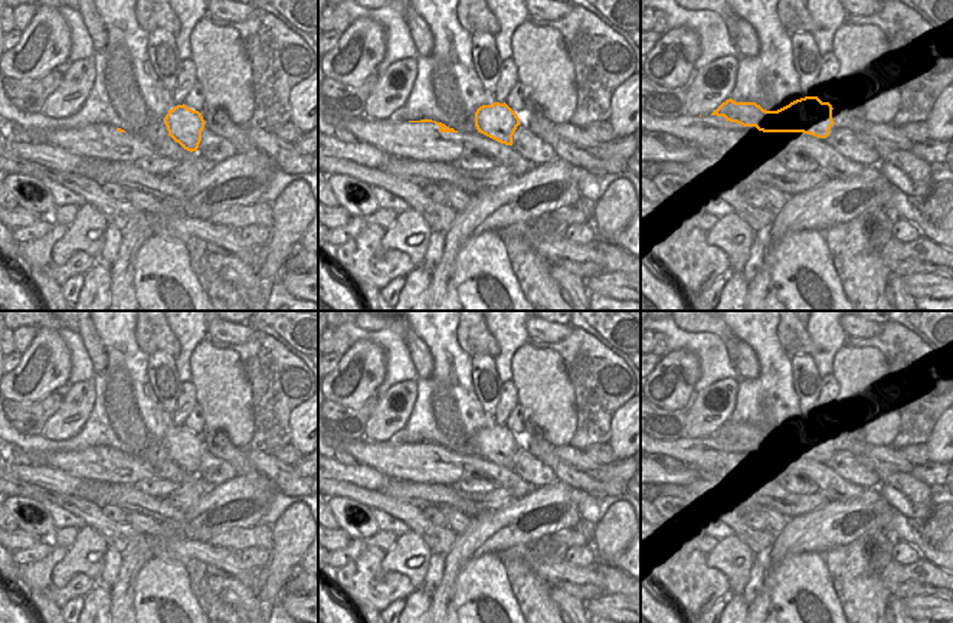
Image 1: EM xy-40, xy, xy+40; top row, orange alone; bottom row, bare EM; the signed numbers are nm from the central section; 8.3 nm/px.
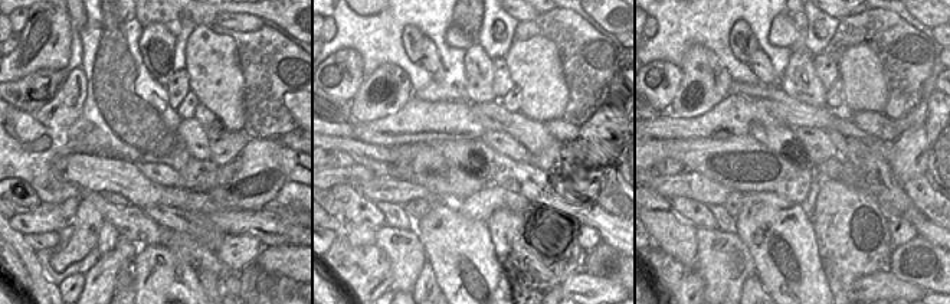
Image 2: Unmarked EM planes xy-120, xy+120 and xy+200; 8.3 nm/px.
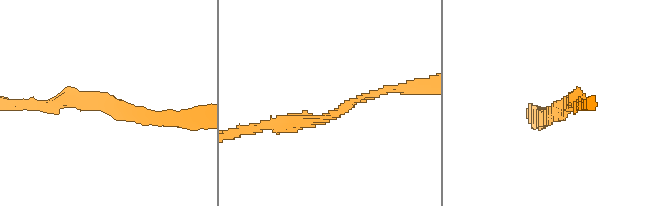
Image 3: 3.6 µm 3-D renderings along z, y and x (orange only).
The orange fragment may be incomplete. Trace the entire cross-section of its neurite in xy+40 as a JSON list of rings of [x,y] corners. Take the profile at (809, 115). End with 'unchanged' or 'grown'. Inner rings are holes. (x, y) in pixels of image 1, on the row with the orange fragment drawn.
[[[805,96],[777,111],[766,111],[756,102],[723,102],[711,115],[724,117],[743,127],[756,127],[763,132],[803,132],[826,138],[832,119],[832,105],[818,96]]]; unchanged

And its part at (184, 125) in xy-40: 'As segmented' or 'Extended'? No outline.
As segmented.

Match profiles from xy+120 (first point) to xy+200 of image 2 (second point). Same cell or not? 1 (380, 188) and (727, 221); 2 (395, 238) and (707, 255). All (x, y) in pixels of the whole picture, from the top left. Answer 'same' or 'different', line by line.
1: different
2: same

